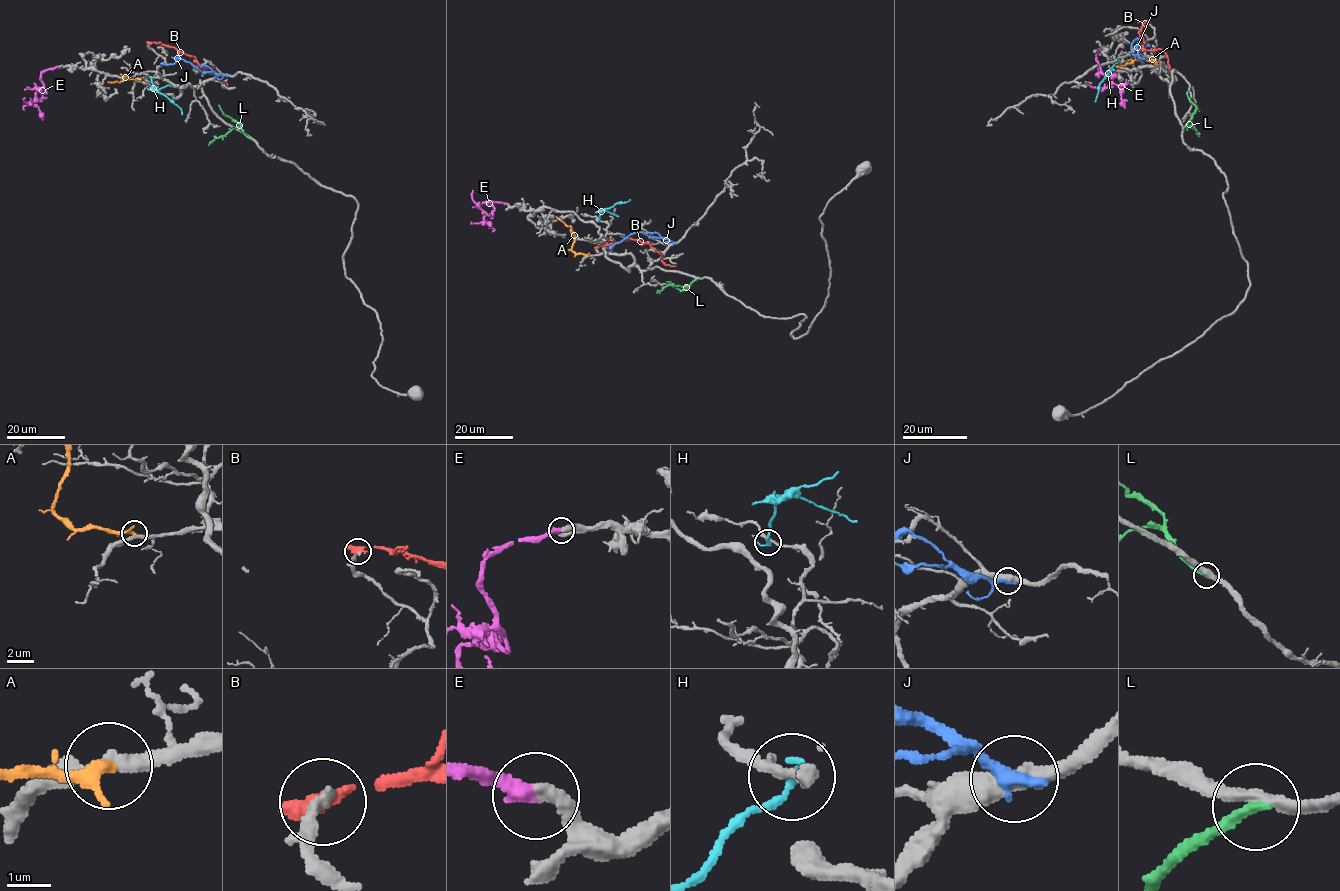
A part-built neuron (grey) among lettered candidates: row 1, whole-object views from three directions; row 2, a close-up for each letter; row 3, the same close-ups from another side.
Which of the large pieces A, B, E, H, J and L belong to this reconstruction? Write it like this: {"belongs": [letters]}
{"belongs": ["A", "E"]}

